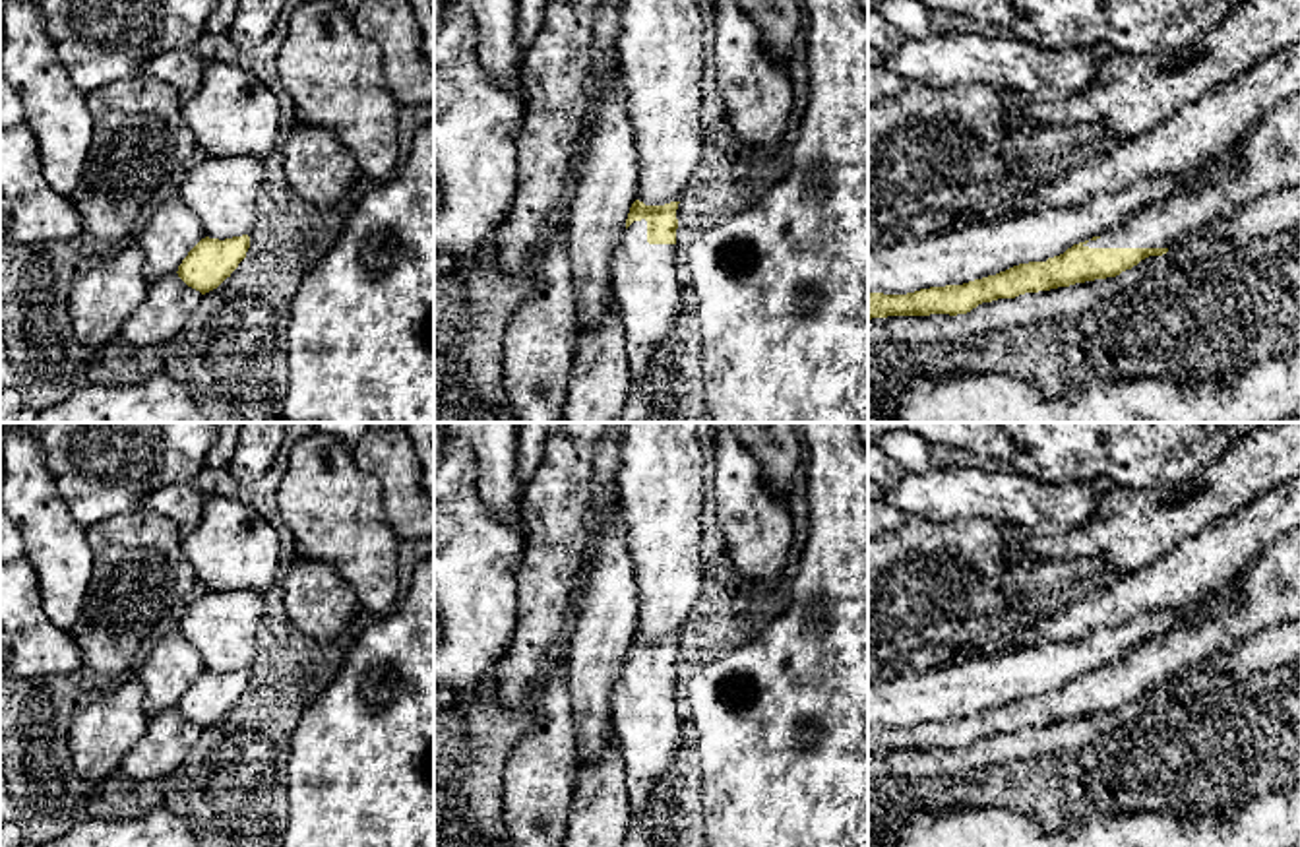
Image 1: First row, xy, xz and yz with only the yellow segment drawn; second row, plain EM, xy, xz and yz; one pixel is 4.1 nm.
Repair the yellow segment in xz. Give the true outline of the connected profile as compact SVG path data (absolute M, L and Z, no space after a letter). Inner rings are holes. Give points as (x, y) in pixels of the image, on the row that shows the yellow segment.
M635 200L626 219L626 231L612 252L612 287L620 304L630 384L649 388L663 376L668 349L674 347L674 328L682 310L682 287L676 277L676 209L680 202L645 205Z

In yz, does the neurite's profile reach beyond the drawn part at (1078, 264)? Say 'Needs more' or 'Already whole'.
Needs more

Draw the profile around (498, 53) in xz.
M438 0L444 14L459 8L475 17L482 70L504 89L517 91L525 101L521 60L517 45L519 0Z

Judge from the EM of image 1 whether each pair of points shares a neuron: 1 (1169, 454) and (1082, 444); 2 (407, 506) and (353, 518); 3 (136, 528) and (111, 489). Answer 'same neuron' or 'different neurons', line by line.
1: same neuron
2: different neurons
3: different neurons

